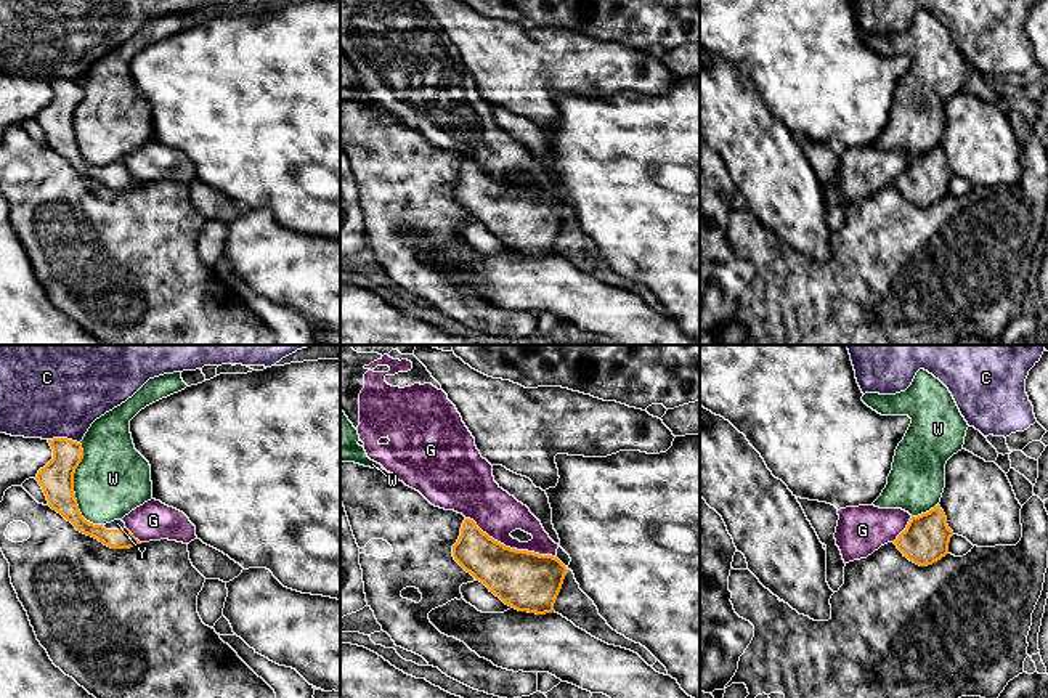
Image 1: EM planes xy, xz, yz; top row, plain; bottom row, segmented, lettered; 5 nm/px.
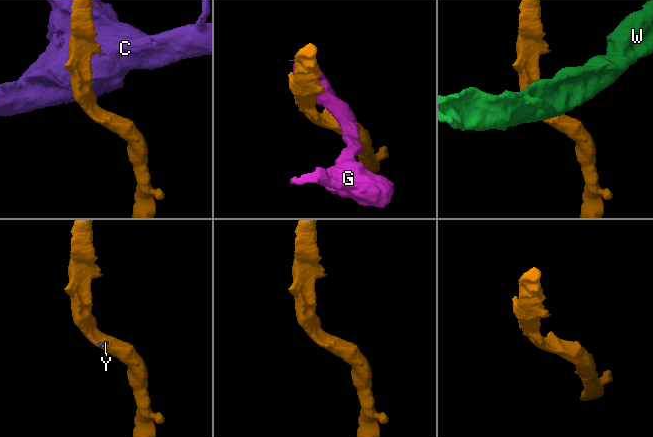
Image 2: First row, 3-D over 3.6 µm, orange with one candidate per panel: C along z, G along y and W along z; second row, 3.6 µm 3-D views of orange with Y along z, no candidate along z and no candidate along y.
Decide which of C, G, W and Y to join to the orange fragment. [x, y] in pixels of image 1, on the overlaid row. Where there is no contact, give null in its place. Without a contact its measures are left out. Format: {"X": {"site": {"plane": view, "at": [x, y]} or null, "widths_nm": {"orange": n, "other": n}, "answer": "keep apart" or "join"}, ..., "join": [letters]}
{"C": {"site": {"plane": "xy", "at": [64, 438]}, "widths_nm": {"orange": 180, "other": 480}, "answer": "keep apart"}, "G": {"site": {"plane": "xz", "at": [509, 547]}, "widths_nm": {"orange": 300, "other": 220}, "answer": "keep apart"}, "W": {"site": {"plane": "xy", "at": [73, 490]}, "widths_nm": {"orange": 180, "other": 360}, "answer": "keep apart"}, "Y": {"site": {"plane": "xy", "at": [113, 530]}, "widths_nm": {"orange": 100, "other": 50}, "answer": "join"}, "join": ["Y"]}

